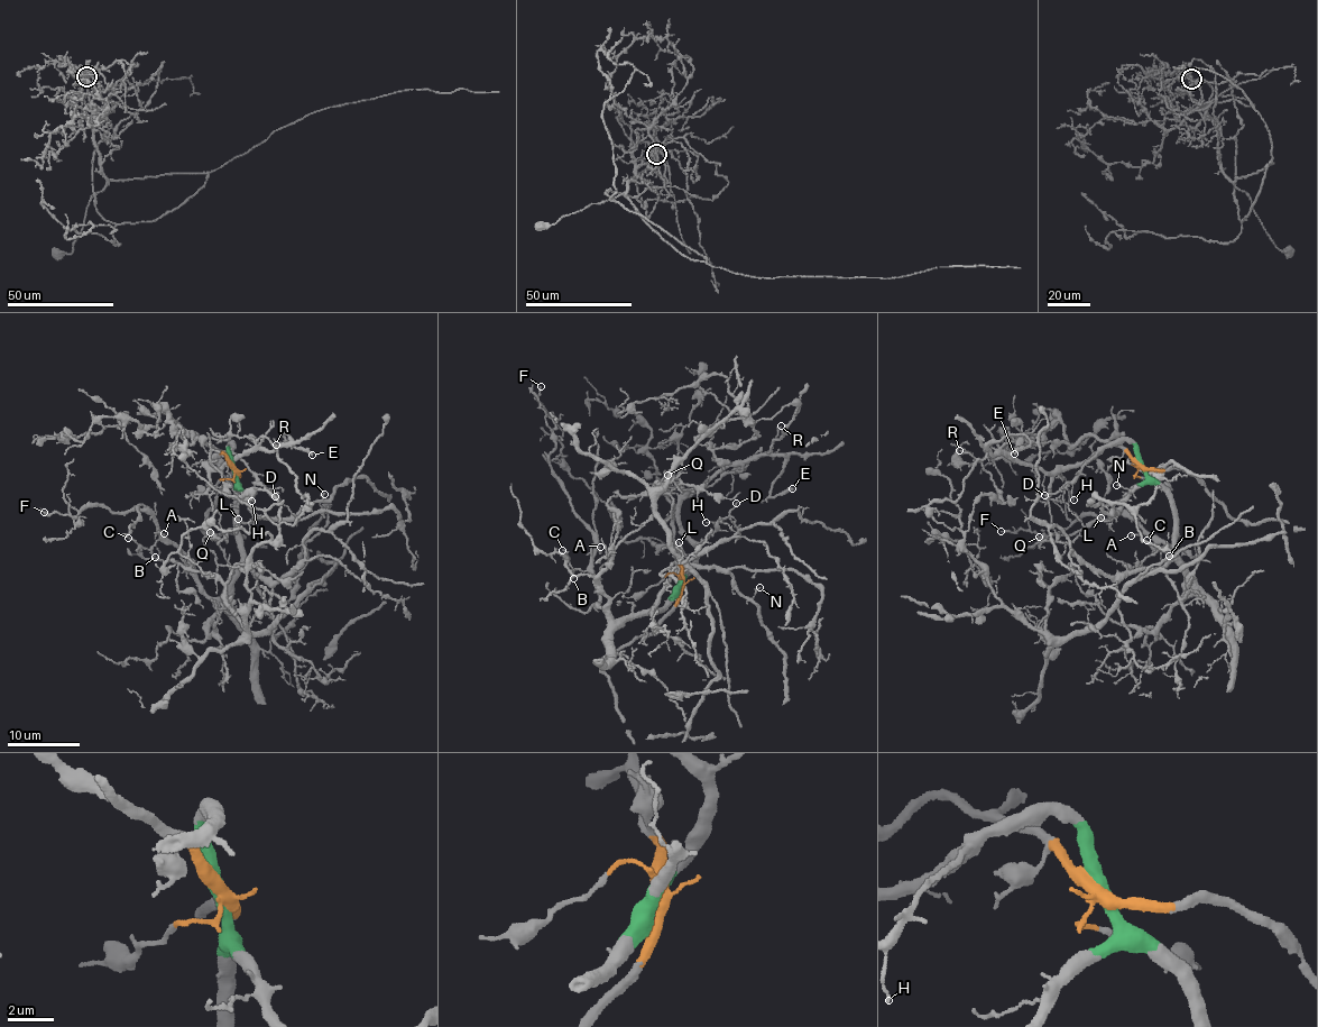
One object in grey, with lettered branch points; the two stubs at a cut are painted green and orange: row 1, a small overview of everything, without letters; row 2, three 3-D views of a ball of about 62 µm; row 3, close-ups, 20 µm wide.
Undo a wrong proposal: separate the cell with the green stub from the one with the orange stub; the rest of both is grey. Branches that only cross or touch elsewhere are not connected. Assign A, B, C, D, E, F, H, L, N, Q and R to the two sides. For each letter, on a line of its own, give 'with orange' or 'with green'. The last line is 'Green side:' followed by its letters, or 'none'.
A: with green
B: with green
C: with green
D: with green
E: with green
F: with green
H: with green
L: with green
N: with green
Q: with green
R: with green
Green side: A, B, C, D, E, F, H, L, N, Q, R

